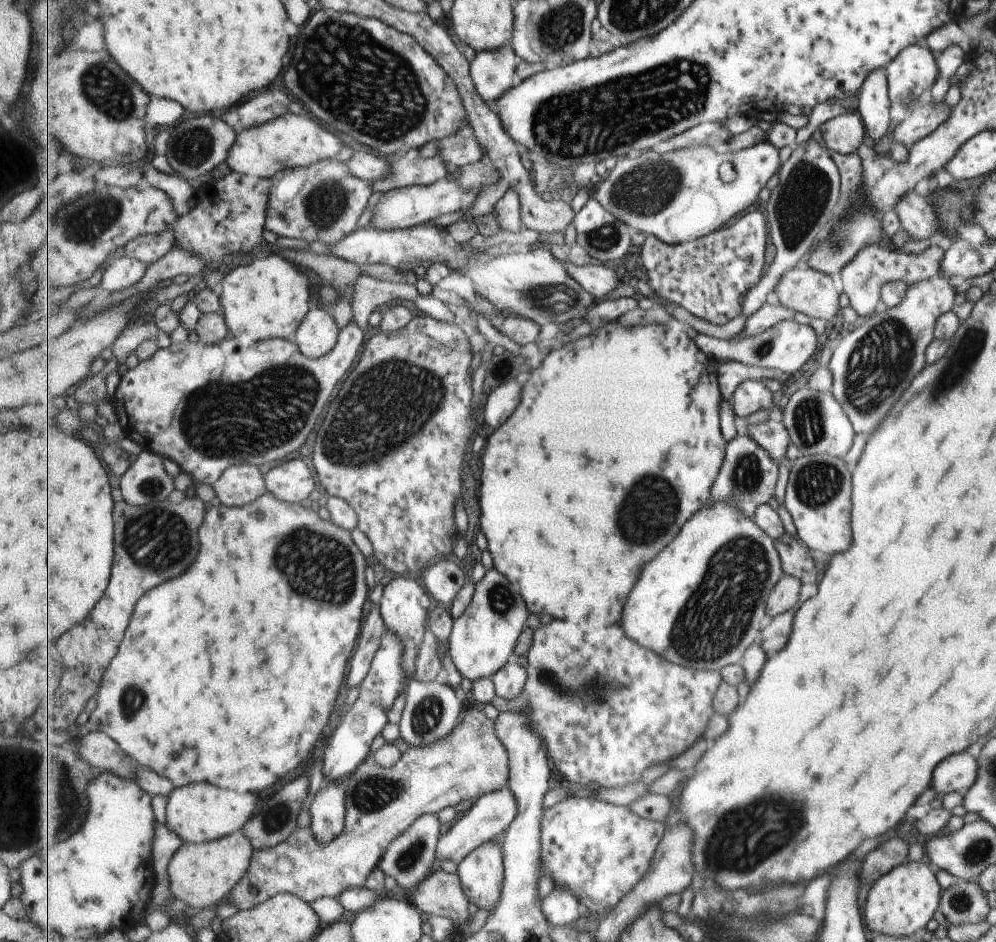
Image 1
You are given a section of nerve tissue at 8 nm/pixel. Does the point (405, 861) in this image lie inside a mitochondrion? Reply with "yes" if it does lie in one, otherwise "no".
yes

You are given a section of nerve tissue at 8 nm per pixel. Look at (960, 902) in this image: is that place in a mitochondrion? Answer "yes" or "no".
yes

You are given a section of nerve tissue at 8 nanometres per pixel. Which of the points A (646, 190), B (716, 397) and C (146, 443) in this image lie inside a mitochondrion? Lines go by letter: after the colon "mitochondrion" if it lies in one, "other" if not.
A: mitochondrion
B: other
C: other

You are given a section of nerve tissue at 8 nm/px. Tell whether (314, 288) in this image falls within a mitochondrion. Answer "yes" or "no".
no

